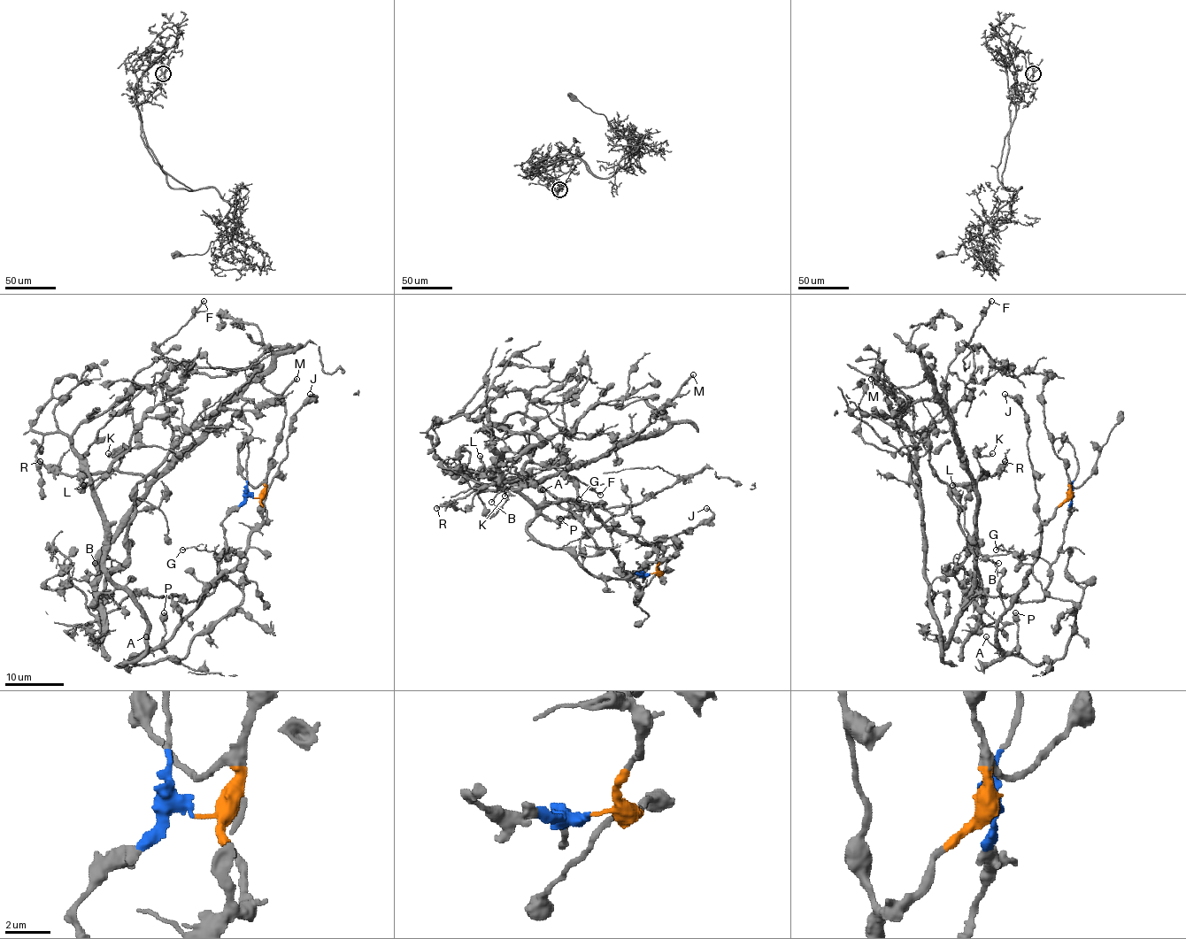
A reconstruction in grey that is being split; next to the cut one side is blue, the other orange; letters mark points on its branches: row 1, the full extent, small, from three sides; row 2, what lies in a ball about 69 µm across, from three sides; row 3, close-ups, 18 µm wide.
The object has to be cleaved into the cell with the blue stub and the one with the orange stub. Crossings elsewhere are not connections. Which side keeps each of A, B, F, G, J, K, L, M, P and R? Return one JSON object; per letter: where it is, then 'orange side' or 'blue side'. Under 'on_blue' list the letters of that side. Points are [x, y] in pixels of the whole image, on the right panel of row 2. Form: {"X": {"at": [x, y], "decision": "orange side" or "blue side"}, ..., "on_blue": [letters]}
{"A": {"at": [986, 636], "decision": "orange side"}, "B": {"at": [998, 563], "decision": "blue side"}, "F": {"at": [991, 301], "decision": "blue side"}, "G": {"at": [996, 550], "decision": "blue side"}, "J": {"at": [1005, 394], "decision": "orange side"}, "K": {"at": [992, 453], "decision": "blue side"}, "L": {"at": [952, 485], "decision": "blue side"}, "M": {"at": [871, 379], "decision": "blue side"}, "P": {"at": [1015, 612], "decision": "orange side"}, "R": {"at": [1005, 461], "decision": "blue side"}, "on_blue": ["B", "F", "G", "K", "L", "M", "R"]}

